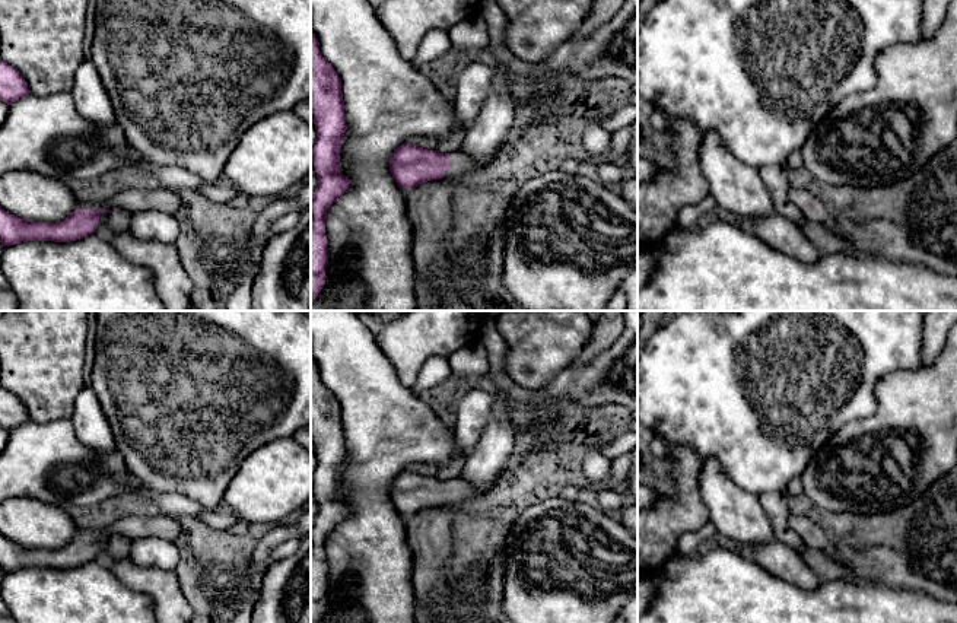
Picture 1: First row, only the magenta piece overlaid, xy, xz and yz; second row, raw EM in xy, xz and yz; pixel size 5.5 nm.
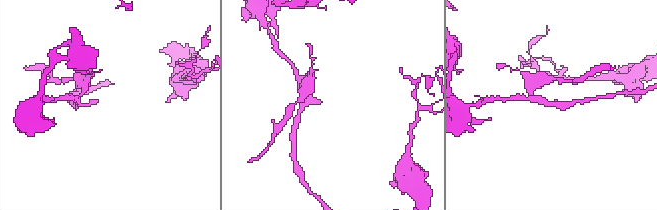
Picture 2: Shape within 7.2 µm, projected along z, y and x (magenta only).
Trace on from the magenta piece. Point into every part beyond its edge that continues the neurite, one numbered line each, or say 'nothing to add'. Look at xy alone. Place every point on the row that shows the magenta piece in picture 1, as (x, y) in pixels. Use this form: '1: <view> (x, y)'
1: xy (162, 199)

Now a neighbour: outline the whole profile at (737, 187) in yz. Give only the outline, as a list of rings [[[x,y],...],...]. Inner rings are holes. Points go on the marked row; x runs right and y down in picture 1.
[[[715,130],[705,134],[699,162],[716,206],[741,217],[750,228],[775,213],[773,200],[759,168],[737,159]]]

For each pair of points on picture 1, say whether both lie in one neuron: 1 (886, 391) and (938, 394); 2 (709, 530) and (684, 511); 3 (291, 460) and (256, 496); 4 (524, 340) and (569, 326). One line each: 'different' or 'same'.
1: same
2: different
3: same
4: same

